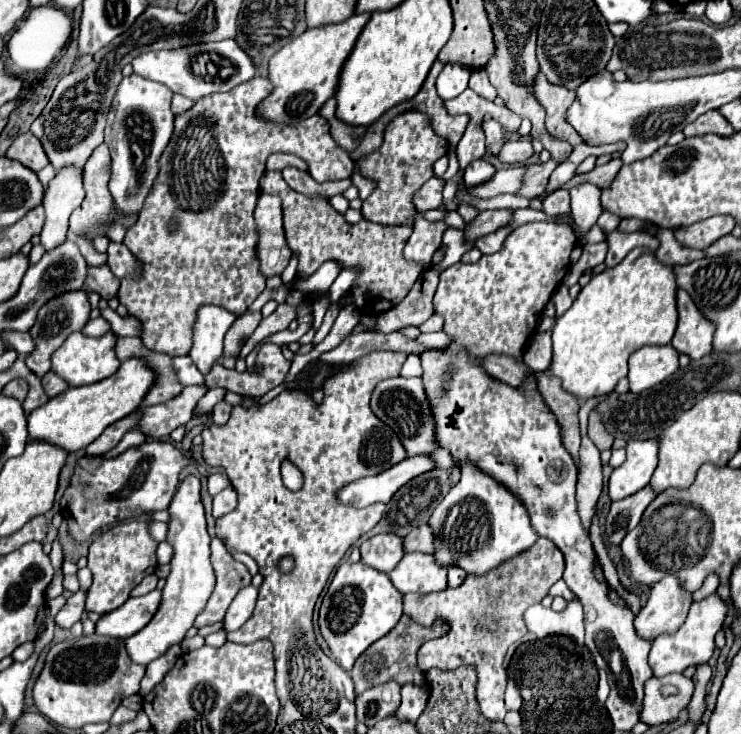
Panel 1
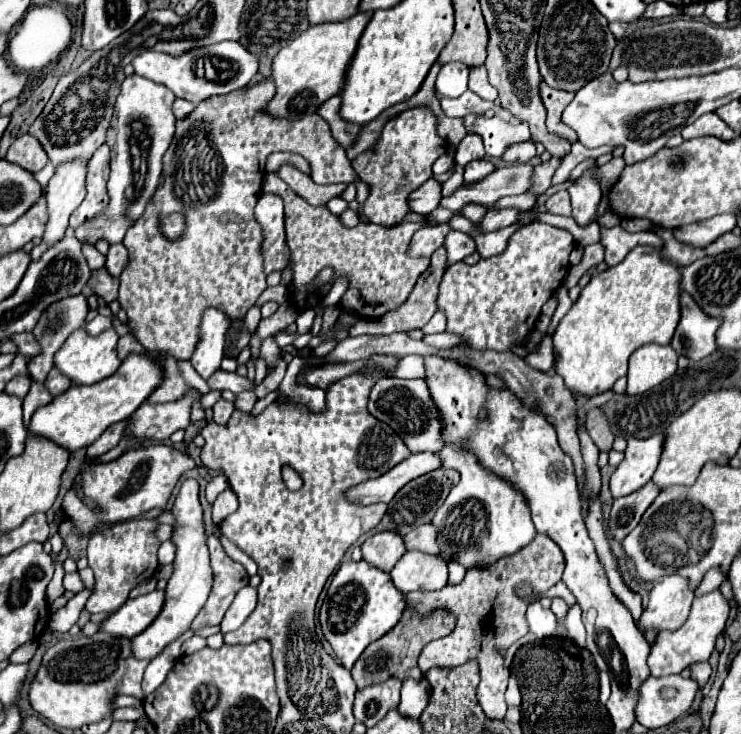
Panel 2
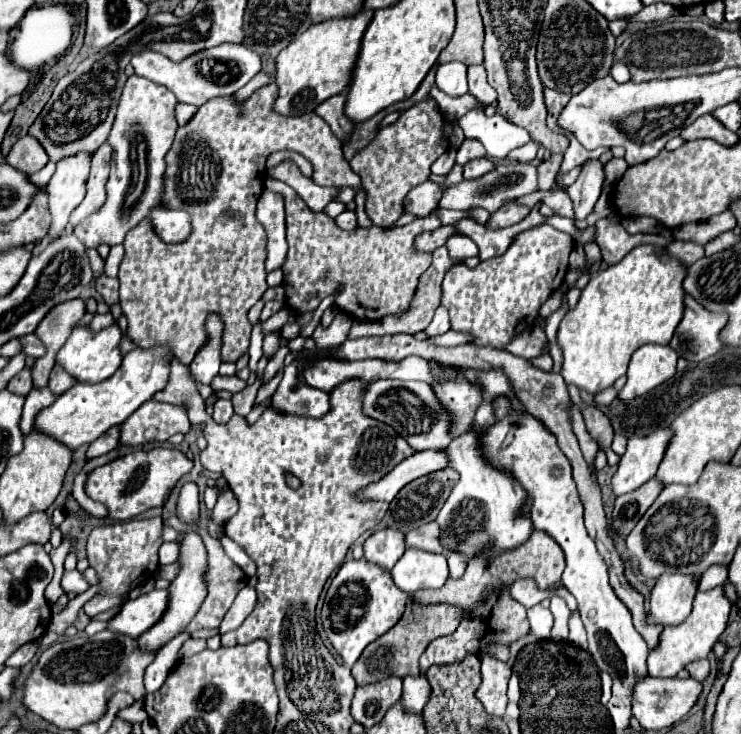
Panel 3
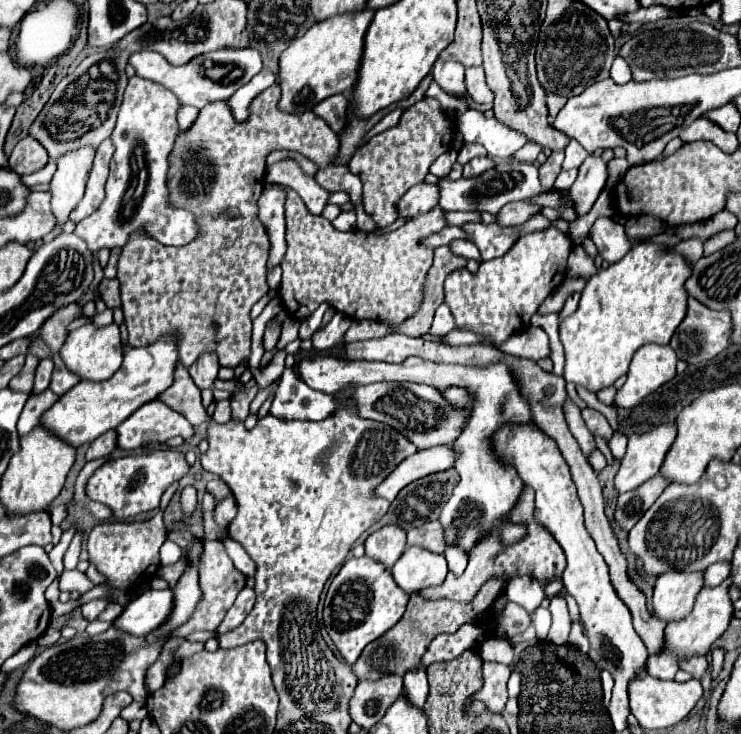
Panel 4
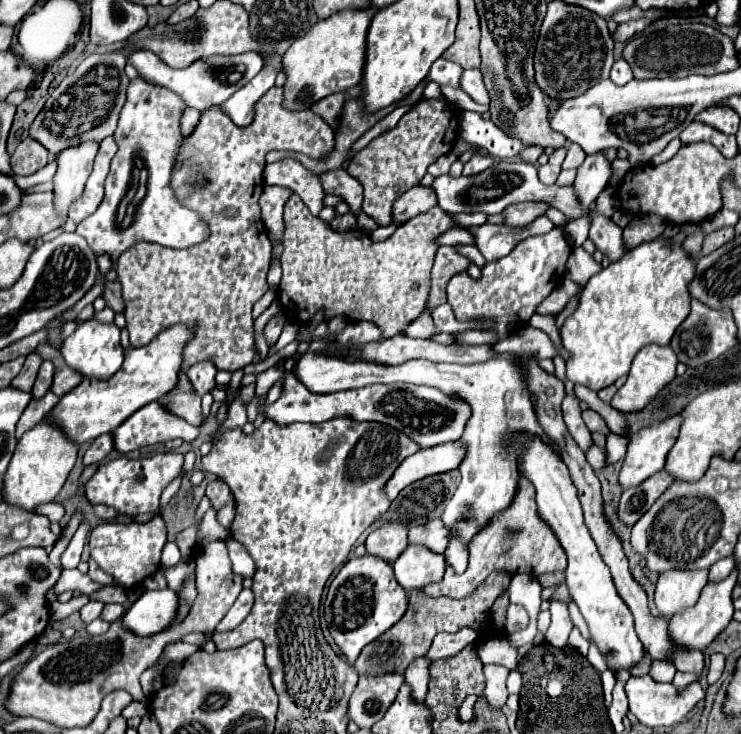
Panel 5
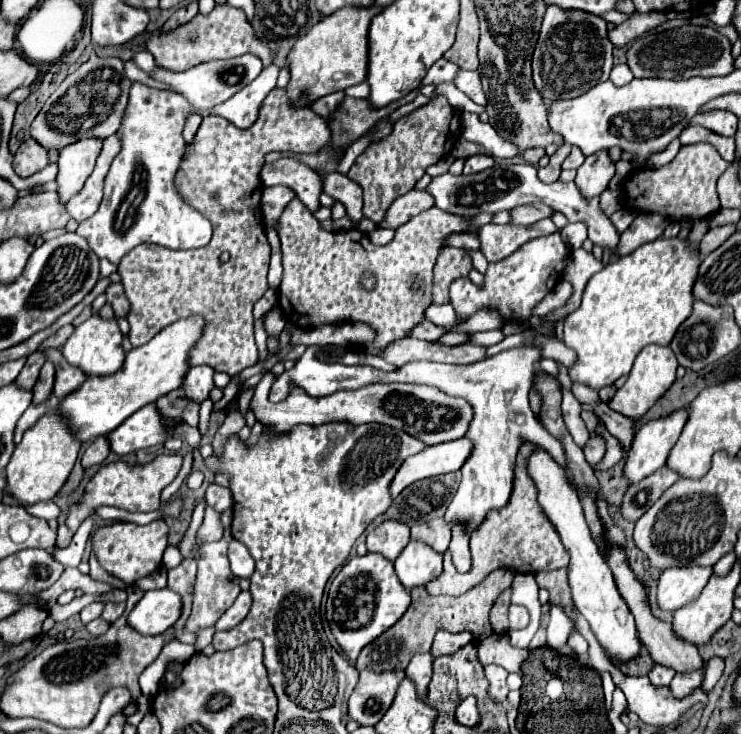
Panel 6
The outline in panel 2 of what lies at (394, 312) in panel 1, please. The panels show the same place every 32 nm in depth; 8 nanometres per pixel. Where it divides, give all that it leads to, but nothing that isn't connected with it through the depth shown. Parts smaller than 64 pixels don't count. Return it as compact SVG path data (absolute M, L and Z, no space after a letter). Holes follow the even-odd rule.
M438 248L430 258L428 270L418 278L414 290L410 292L408 300L400 308L380 316L378 320L370 320L370 322L368 320L358 320L350 328L350 334L354 334L354 336L358 336L358 334L392 334L392 332L406 332L406 330L412 330L412 328L422 328L432 318L432 314L436 312L436 294L438 294L438 284L440 284L440 278L444 274L444 270L446 270L446 250Z

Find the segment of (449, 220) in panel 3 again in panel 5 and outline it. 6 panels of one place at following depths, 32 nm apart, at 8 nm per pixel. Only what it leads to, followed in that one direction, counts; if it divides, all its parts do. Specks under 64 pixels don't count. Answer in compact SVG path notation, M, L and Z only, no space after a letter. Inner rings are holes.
M450 214L450 218L458 226L470 226L470 224L484 224L486 222L484 214Z

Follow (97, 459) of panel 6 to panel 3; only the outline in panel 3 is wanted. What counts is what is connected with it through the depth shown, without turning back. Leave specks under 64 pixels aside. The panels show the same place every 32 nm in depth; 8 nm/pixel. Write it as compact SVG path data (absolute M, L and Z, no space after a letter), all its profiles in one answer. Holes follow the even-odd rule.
M120 426L116 428L110 428L108 432L104 432L104 436L100 436L100 440L94 440L90 446L88 446L88 452L86 452L86 458L96 458L96 456L102 456L102 454L108 454L110 450L114 450L120 442Z

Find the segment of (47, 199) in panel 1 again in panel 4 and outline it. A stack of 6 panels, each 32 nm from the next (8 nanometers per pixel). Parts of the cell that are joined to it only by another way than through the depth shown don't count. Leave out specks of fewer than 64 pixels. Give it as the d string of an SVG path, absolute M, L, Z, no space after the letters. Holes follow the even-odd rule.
M84 148L84 152L72 152L72 156L62 156L58 160L58 170L50 182L50 206L56 218L54 230L64 228L70 212L82 200L94 154L94 148Z

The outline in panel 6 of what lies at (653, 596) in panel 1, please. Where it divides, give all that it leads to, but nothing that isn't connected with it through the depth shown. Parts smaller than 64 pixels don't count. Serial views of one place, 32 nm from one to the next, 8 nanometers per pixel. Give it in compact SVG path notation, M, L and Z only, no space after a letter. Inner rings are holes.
M670 568L658 578L656 600L660 610L674 612L696 600L706 586L712 568Z

